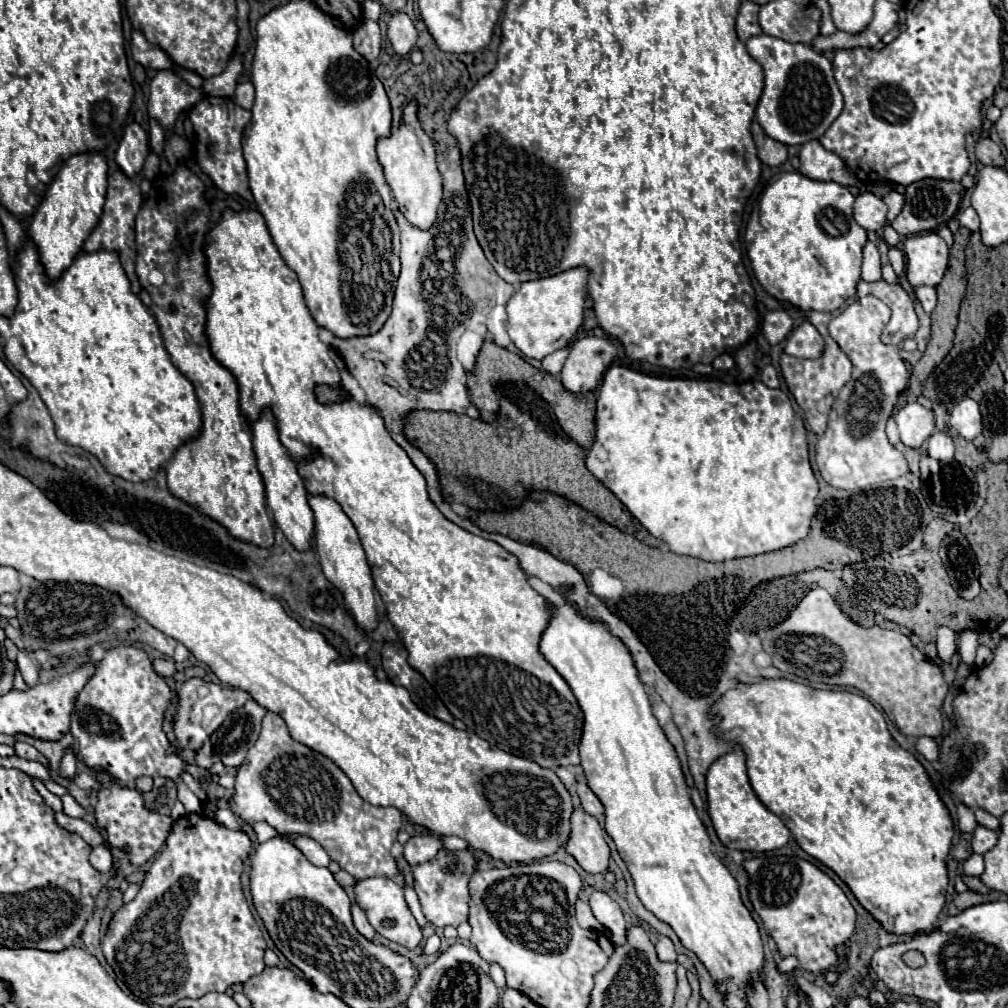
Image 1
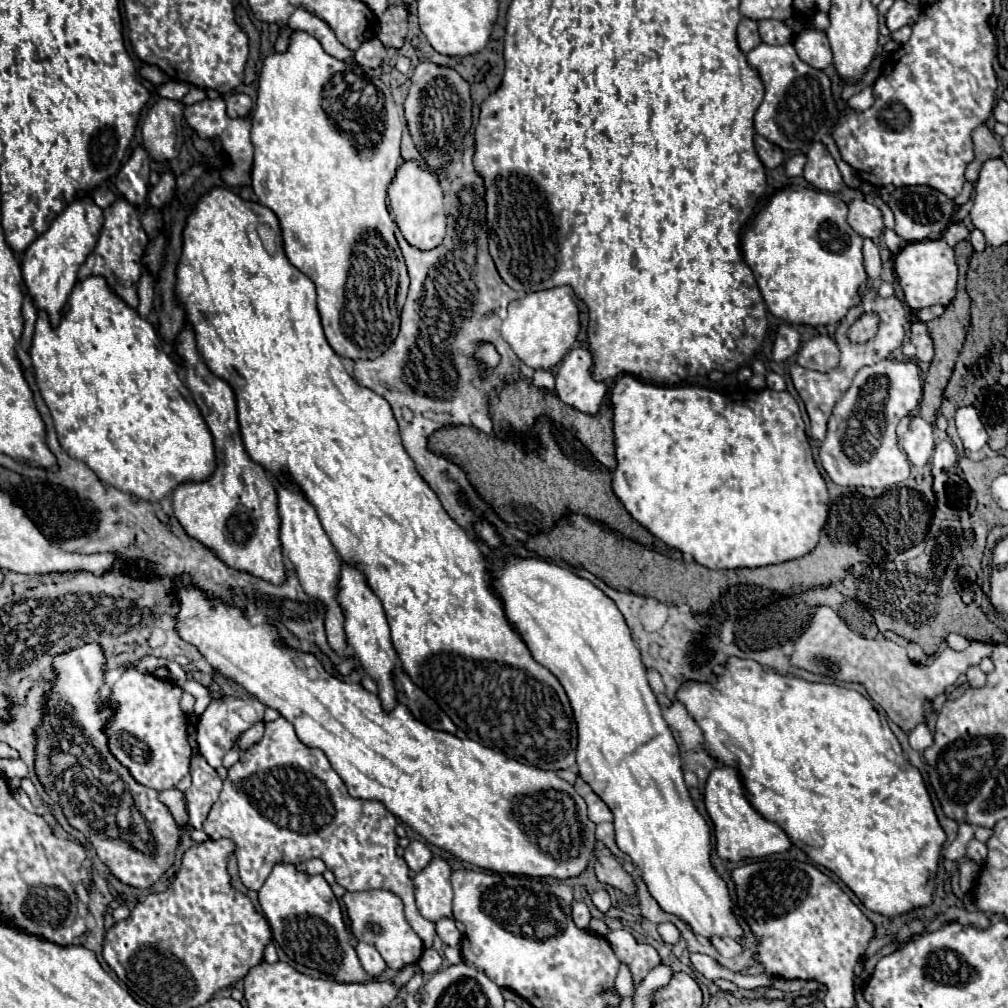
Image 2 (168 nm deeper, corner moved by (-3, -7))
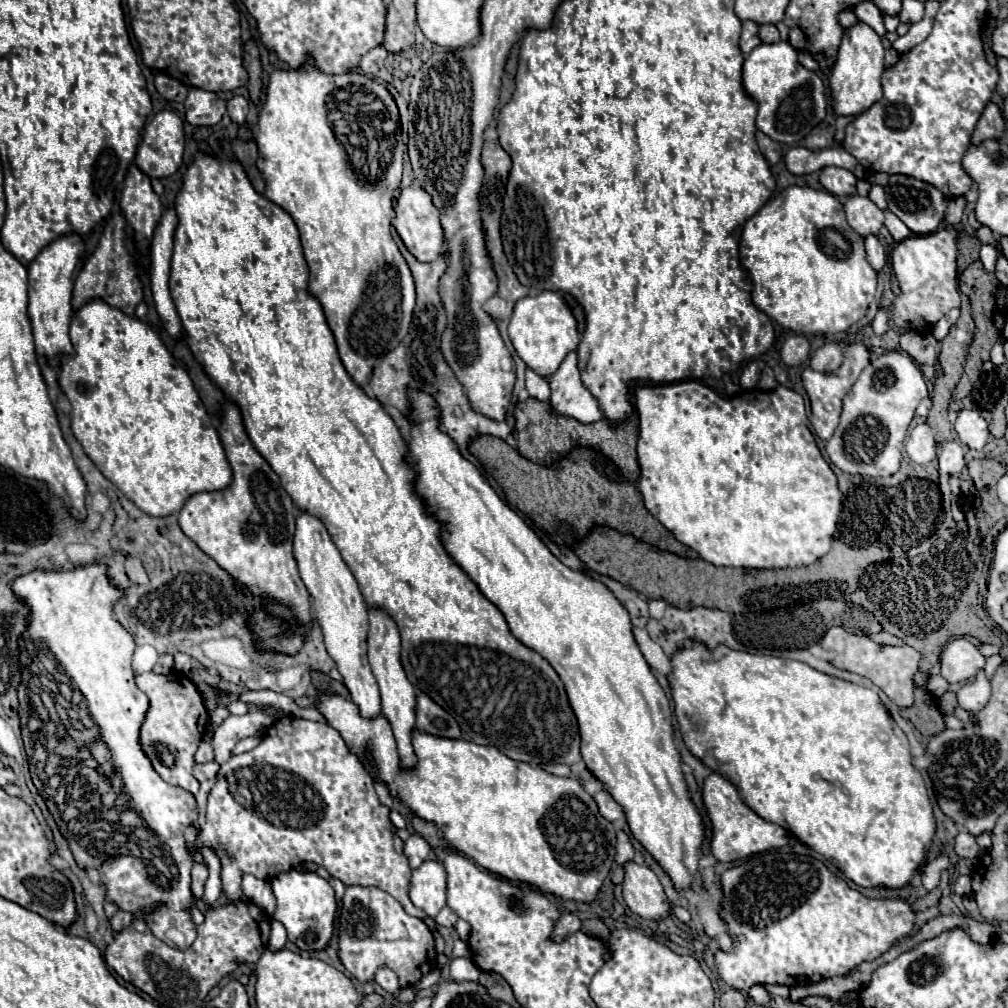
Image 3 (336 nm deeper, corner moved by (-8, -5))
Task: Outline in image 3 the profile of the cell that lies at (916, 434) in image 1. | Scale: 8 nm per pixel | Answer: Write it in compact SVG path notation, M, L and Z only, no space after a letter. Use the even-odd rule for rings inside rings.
M918 422L906 436L906 452L912 462L928 464L936 456L934 432L926 422Z

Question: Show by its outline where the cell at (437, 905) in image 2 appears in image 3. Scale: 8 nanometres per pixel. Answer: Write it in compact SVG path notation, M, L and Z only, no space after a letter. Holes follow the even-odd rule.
M426 860L420 868L412 870L408 896L416 908L432 918L446 906L446 876L438 860Z

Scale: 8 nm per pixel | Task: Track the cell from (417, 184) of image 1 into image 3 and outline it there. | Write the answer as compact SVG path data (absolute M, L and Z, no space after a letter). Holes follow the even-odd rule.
M412 184L408 188L404 188L396 200L396 222L394 228L398 232L398 236L402 238L404 246L408 248L408 252L418 260L418 262L432 262L438 256L442 256L444 252L444 234L442 234L442 226L440 226L440 212L436 212L432 198L418 186Z

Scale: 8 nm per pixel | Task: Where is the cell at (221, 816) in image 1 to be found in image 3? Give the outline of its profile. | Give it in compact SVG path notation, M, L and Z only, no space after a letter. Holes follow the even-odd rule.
M288 870L288 872L278 874L272 880L272 890L278 902L274 920L286 926L288 940L294 942L304 952L326 948L332 936L332 924L334 924L334 914L336 914L336 898L328 880L320 878L314 872Z

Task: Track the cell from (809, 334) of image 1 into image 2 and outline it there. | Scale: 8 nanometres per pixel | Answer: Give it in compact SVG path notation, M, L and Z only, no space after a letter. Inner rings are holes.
M815 336L797 352L797 364L809 370L827 372L839 364L839 348L829 336Z

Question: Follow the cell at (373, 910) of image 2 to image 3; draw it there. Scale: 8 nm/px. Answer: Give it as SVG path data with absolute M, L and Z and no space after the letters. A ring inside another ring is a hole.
M348 886L338 916L338 958L358 980L370 982L378 968L388 966L396 972L400 986L414 986L424 974L438 968L434 936L420 920L404 912L402 904L380 888Z

